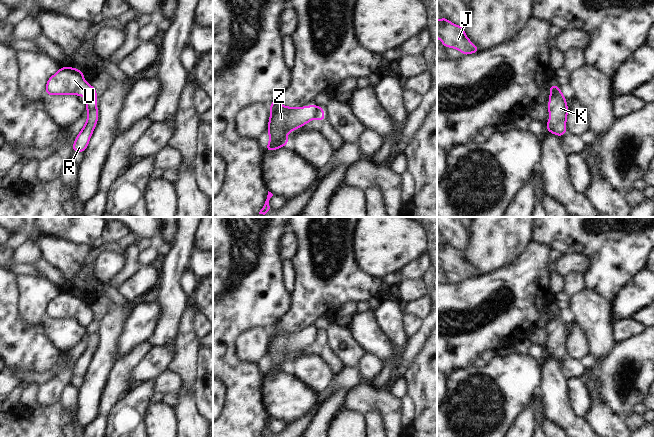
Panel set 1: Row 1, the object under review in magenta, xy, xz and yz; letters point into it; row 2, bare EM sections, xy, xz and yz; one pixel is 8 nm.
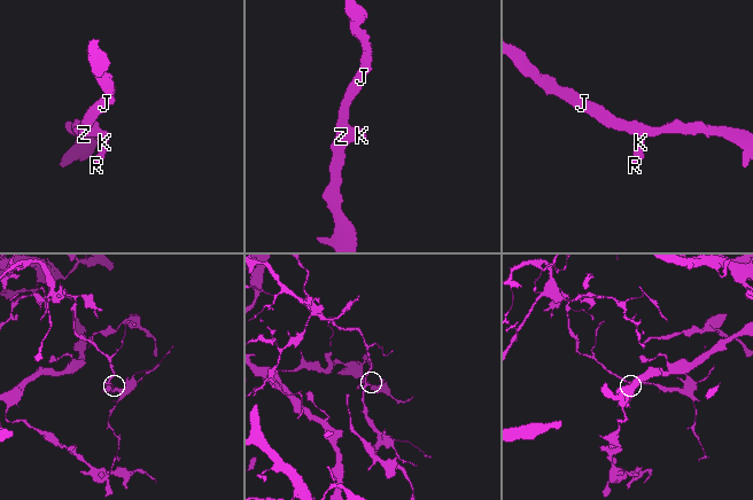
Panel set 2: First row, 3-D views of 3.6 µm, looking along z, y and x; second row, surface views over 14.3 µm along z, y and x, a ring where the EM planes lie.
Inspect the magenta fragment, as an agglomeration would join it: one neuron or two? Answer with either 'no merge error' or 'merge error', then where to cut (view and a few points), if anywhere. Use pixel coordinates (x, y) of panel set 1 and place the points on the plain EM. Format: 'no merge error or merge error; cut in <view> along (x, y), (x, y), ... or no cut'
merge error; cut in xz along (316, 330), (313, 341)

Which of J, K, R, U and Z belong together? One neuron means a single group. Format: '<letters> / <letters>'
J U Z / K R

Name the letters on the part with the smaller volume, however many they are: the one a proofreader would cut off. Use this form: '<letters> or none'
K, R

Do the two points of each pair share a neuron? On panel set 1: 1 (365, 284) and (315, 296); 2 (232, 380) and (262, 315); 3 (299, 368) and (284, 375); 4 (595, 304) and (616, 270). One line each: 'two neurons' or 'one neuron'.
1: one neuron
2: one neuron
3: two neurons
4: two neurons

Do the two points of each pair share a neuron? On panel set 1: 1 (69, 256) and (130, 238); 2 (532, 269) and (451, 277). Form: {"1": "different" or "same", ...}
{"1": "different", "2": "different"}

